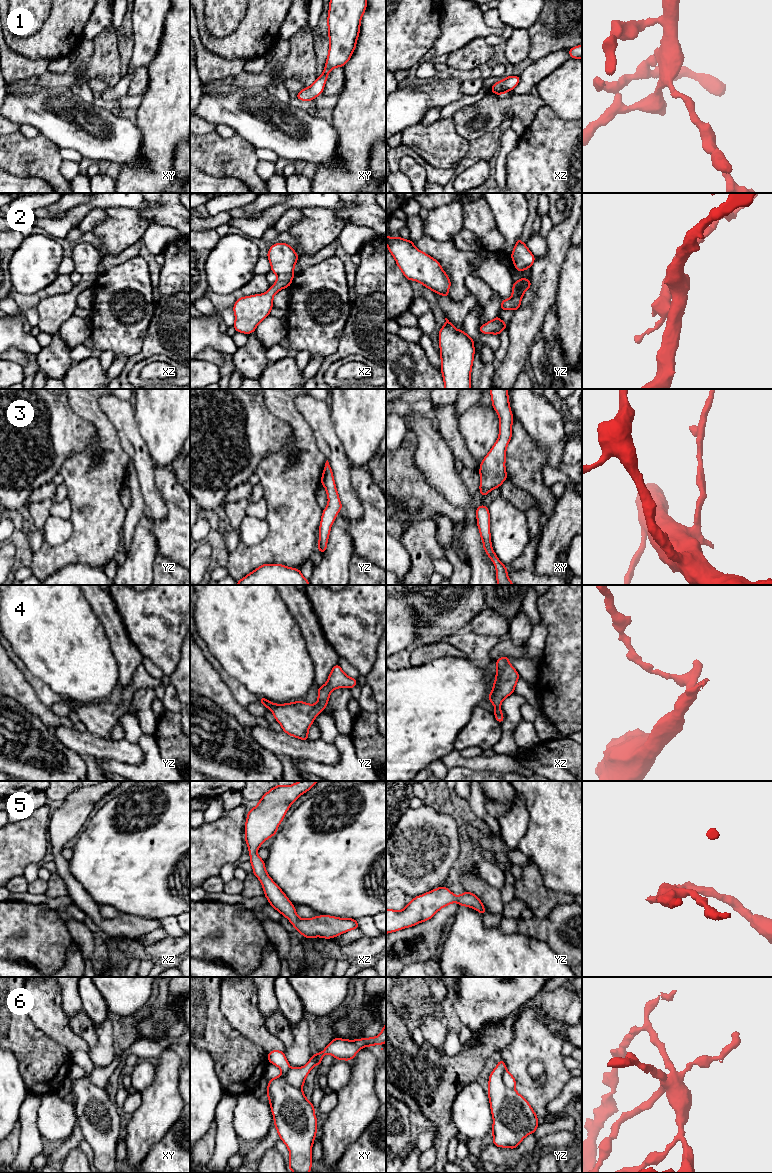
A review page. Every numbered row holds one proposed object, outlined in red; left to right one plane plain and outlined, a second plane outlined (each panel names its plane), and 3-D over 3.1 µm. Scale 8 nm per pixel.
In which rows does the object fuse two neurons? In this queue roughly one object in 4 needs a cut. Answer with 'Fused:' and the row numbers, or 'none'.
Fused: none

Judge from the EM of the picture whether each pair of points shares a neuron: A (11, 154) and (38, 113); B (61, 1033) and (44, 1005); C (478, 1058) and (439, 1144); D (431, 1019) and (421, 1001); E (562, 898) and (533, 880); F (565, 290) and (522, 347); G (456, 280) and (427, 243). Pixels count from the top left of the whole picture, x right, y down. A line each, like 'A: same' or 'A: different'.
A: different
B: same
C: same
D: different
E: same
F: different
G: same

